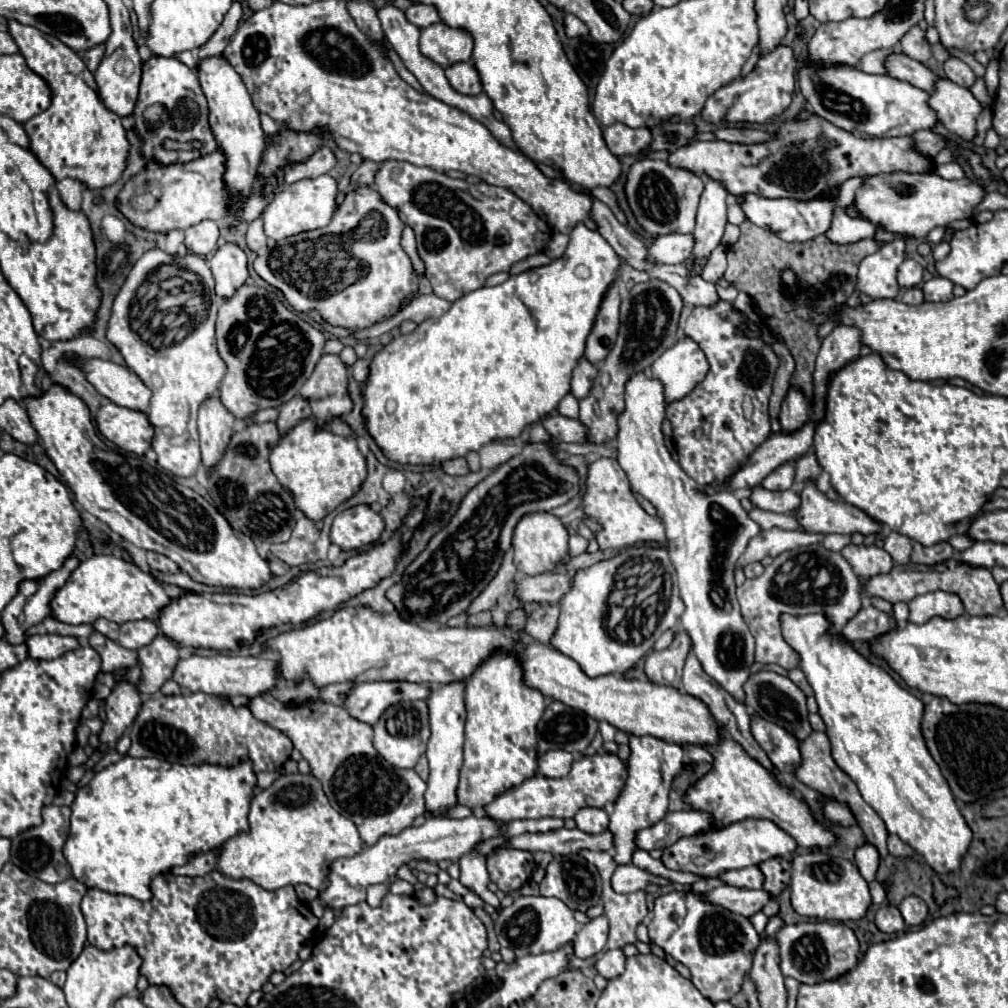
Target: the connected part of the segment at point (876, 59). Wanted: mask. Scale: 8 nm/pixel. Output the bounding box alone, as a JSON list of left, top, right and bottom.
[858,48,898,74]

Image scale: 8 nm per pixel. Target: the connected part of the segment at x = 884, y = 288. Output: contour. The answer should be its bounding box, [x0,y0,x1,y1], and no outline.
[858,242,906,298]

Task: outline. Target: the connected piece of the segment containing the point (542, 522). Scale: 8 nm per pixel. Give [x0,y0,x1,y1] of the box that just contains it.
[512,512,568,576]

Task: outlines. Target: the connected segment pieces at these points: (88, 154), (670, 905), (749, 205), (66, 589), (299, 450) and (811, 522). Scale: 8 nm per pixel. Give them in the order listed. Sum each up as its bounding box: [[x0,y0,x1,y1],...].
[[8,20,130,190],[648,890,760,1004],[742,188,838,242],[52,556,170,624],[270,416,366,520],[794,480,882,536]]

